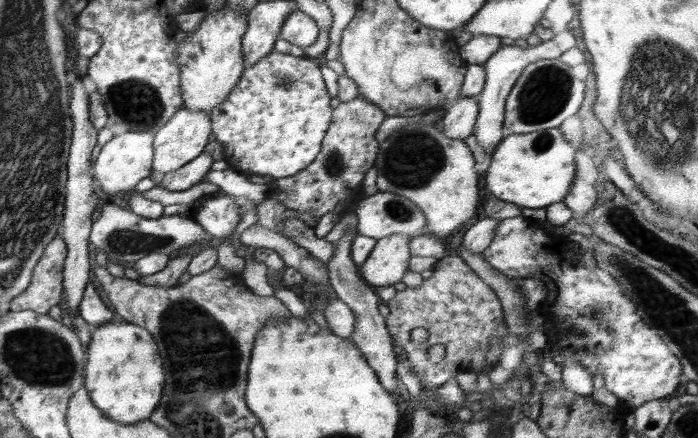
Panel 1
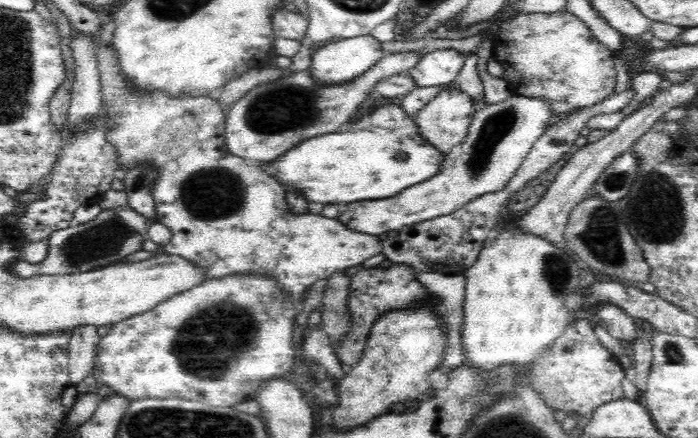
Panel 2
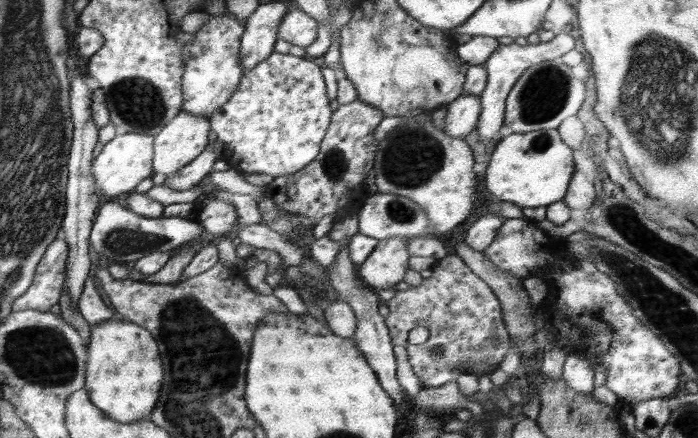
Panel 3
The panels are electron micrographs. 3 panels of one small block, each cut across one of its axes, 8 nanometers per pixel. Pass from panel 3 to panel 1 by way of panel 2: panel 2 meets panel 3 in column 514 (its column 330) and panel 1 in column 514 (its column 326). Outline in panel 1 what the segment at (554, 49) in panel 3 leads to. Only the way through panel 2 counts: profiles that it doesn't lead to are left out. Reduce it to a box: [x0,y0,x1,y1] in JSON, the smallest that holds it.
[474,30,575,154]

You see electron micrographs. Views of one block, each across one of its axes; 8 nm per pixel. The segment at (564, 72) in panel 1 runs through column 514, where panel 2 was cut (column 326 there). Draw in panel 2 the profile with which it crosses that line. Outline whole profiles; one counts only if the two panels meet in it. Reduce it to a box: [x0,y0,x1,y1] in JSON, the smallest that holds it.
[225,51,422,163]

